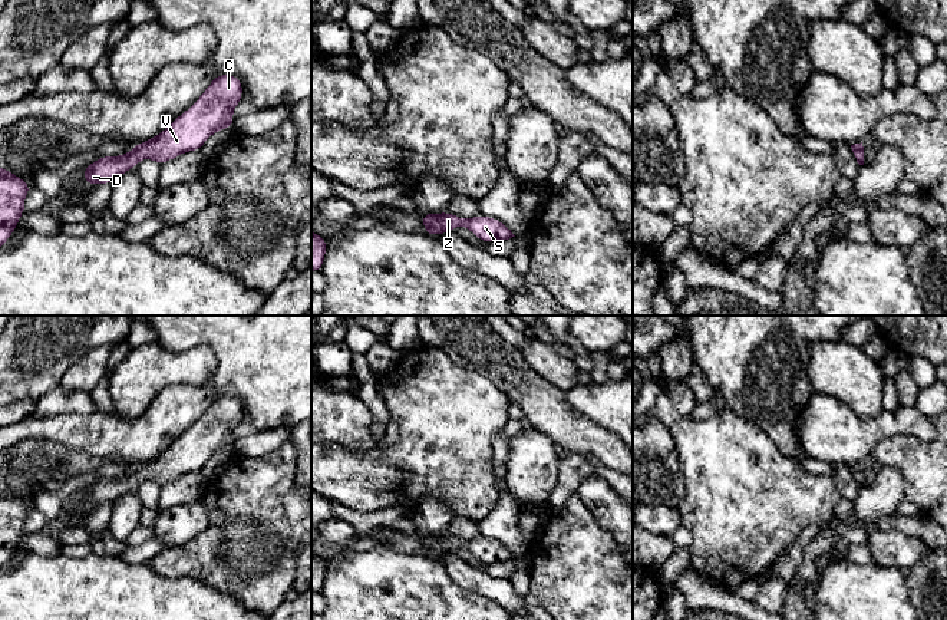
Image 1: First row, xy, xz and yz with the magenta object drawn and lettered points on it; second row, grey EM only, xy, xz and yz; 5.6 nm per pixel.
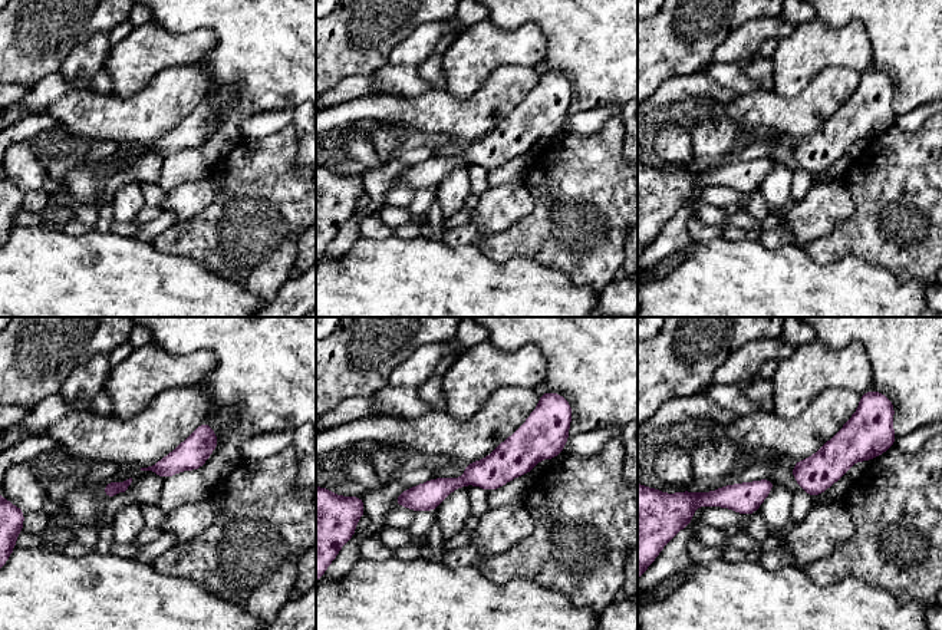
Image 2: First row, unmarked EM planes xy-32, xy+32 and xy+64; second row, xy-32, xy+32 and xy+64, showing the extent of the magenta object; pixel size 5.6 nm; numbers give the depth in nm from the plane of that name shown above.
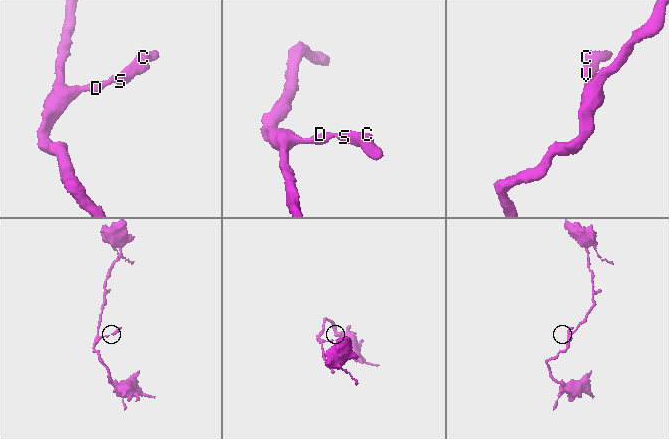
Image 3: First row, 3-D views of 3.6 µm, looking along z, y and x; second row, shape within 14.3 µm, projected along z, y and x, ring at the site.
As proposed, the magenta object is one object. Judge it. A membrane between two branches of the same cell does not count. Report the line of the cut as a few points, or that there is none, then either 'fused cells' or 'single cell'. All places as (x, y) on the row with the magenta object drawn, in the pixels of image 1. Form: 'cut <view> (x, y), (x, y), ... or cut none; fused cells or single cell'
cut none; single cell

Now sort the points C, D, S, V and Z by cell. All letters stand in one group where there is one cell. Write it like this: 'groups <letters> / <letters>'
groups C D S V Z

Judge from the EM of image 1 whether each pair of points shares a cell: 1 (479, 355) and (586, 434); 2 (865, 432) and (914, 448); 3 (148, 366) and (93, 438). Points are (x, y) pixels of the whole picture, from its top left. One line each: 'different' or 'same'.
1: same
2: different
3: different

